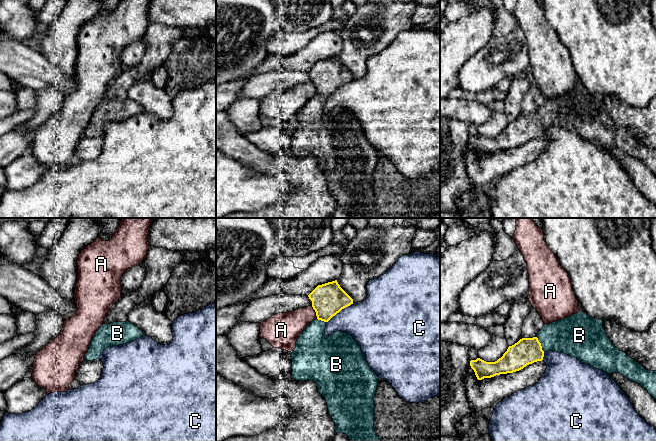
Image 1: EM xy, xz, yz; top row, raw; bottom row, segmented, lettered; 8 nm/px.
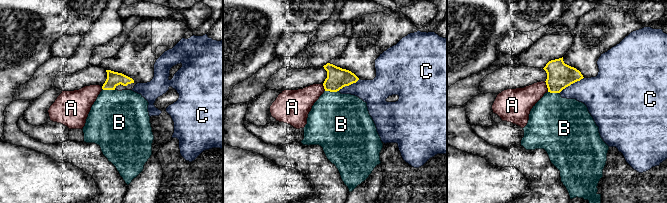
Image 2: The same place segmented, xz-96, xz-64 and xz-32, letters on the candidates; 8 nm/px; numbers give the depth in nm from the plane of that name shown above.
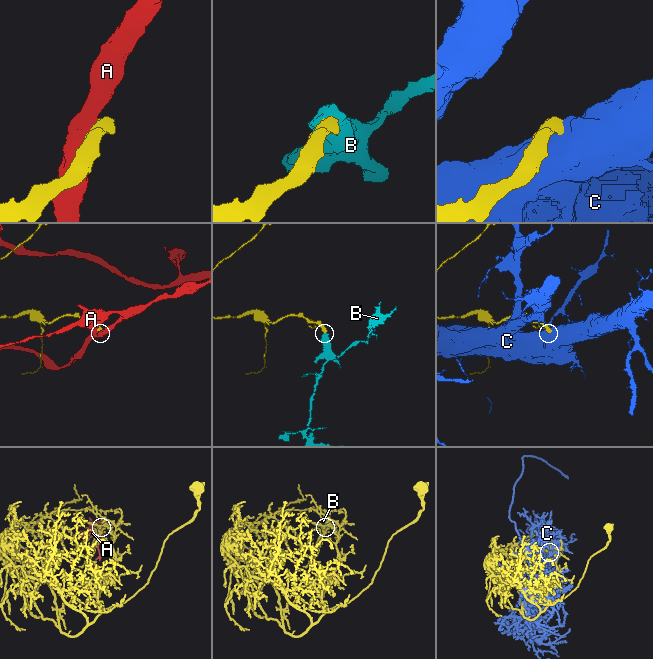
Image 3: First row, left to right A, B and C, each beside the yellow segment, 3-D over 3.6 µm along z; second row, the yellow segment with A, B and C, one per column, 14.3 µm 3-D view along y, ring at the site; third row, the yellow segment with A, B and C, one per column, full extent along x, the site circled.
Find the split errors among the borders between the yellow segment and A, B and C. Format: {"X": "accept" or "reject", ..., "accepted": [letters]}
{"A": "reject", "B": "accept", "C": "reject", "accepted": ["B"]}

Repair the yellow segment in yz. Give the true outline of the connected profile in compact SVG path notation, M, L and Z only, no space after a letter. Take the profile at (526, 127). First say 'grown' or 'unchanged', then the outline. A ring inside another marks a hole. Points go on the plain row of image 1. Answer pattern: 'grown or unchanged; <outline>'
grown; M581 87L567 94L545 100L536 113L520 115L514 121L509 122L503 132L495 138L486 138L477 134L470 137L470 142L474 146L477 155L482 156L500 150L513 149L529 140L542 137L544 129L551 126L575 133L582 139L591 141L608 150L620 149L629 157L643 162L656 176L656 147L646 146L625 128L616 124L605 109L603 97L592 94Z

